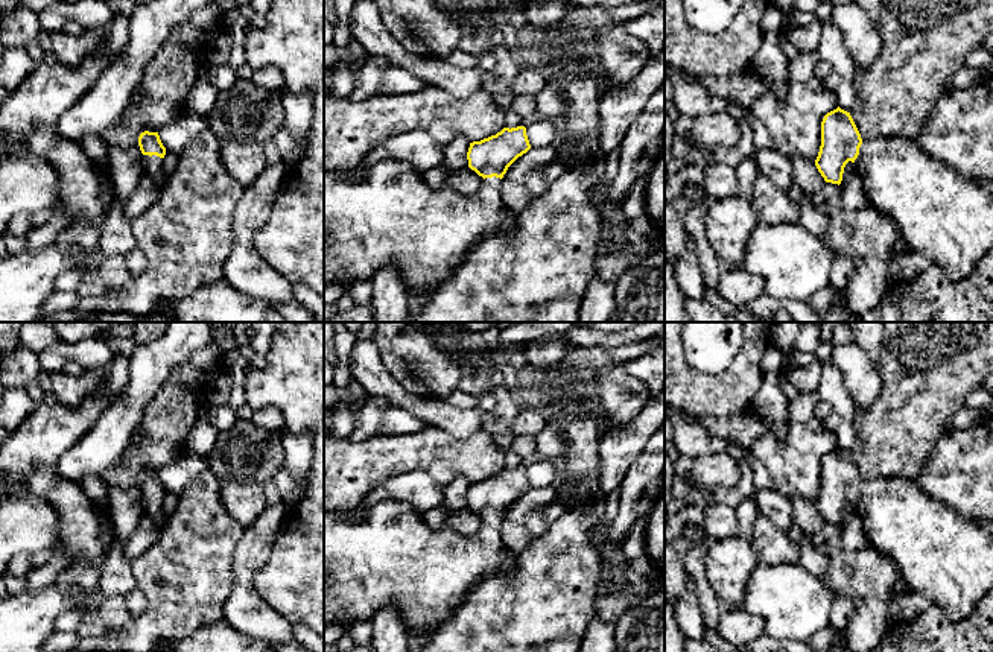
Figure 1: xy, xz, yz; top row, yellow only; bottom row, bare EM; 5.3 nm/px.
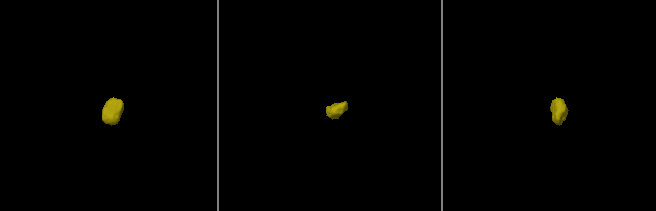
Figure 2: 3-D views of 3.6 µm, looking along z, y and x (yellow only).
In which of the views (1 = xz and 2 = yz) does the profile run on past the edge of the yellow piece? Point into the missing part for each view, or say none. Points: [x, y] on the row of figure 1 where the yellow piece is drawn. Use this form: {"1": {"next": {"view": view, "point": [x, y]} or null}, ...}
{"1": {"next": {"view": "xz", "point": [382, 215]}}, "2": {"next": {"view": "yz", "point": [940, 213]}}}

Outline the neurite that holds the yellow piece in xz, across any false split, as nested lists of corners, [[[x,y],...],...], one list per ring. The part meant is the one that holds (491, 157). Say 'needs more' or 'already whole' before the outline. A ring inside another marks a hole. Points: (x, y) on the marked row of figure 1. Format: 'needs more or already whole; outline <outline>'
needs more; outline [[[525,126],[503,128],[496,135],[470,143],[468,167],[484,182],[468,196],[447,187],[429,188],[421,173],[397,161],[324,170],[324,286],[344,281],[350,287],[392,264],[409,293],[430,295],[481,240],[514,228],[517,214],[503,204],[502,178],[529,149]]]

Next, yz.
needs more; outline [[[839,106],[821,122],[821,146],[815,166],[826,182],[841,184],[845,164],[852,161],[864,184],[870,205],[888,217],[909,251],[925,255],[953,281],[964,280],[975,271],[982,257],[993,249],[993,179],[970,179],[952,166],[928,155],[914,138],[879,137],[864,141],[850,116]]]

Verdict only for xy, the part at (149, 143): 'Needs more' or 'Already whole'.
Needs more

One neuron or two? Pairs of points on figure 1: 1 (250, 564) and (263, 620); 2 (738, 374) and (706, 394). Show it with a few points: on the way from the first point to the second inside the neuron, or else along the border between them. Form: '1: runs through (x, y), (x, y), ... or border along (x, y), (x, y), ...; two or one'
1: runs through (245, 578), (245, 602), (250, 607); one
2: runs through (730, 382), (718, 394), (713, 394); one

